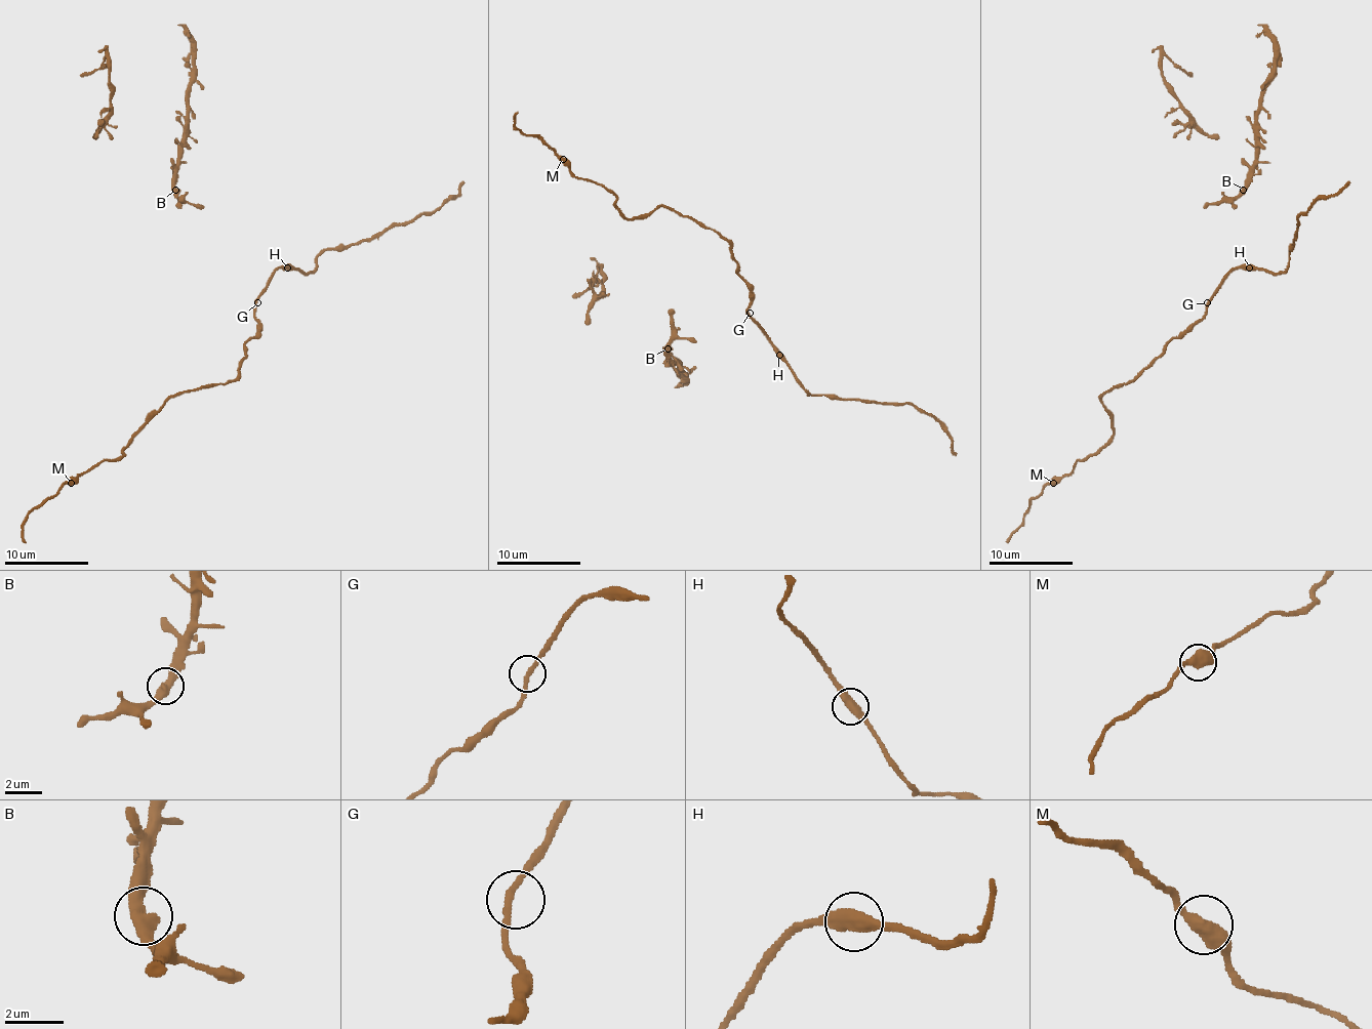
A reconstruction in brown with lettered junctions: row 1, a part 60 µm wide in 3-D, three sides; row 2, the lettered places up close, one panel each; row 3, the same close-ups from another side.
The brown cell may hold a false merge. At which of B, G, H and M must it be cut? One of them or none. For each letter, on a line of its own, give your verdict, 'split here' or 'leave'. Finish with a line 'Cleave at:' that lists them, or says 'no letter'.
B: leave
G: leave
H: leave
M: leave
Cleave at: no letter

